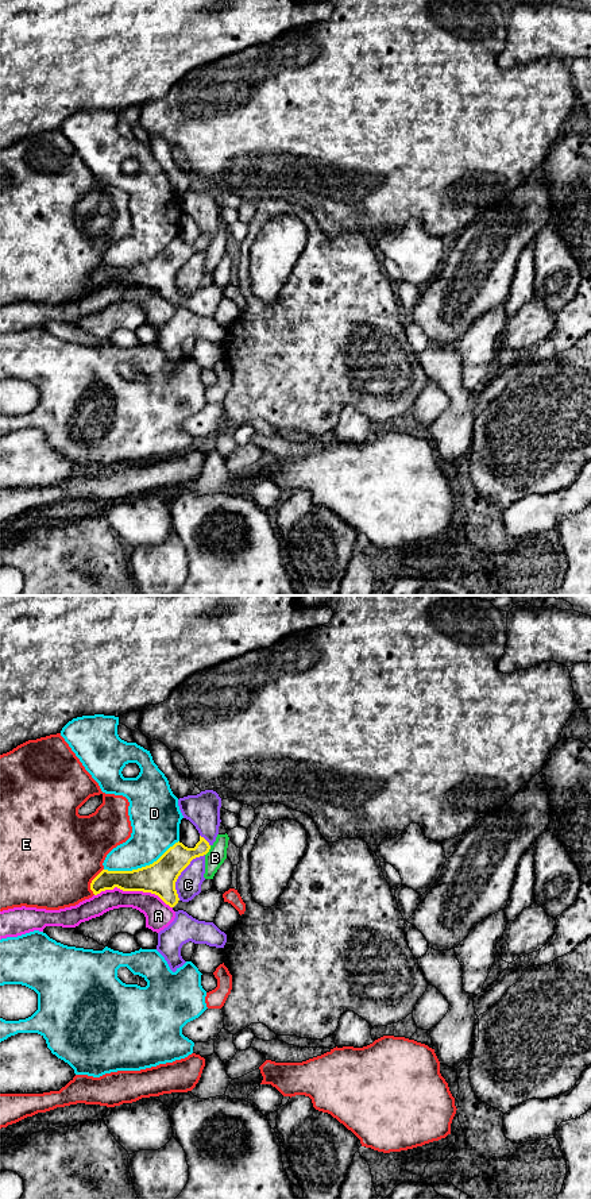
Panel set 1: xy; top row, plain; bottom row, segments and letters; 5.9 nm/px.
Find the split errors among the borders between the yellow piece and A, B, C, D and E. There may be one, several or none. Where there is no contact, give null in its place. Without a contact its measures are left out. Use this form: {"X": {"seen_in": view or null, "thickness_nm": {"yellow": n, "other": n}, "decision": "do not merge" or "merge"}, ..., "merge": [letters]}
{"A": {"seen_in": "xy", "thickness_nm": {"yellow": 200, "other": 160}, "decision": "do not merge"}, "B": {"seen_in": "xy", "thickness_nm": {"yellow": 160, "other": 110}, "decision": "do not merge"}, "C": {"seen_in": "xy", "thickness_nm": {"yellow": 200, "other": 150}, "decision": "do not merge"}, "D": {"seen_in": "xy", "thickness_nm": {"yellow": 200, "other": 280}, "decision": "do not merge"}, "E": {"seen_in": "xy", "thickness_nm": {"yellow": 130, "other": 480}, "decision": "do not merge"}, "merge": []}

